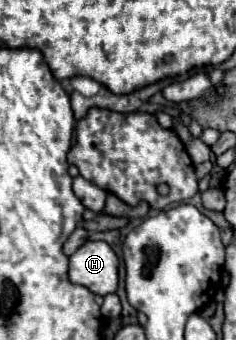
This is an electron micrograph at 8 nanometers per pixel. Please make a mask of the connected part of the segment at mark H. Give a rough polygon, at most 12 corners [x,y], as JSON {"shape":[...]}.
{"shape":[[104,241],[70,257],[70,281],[116,293],[118,257]]}

